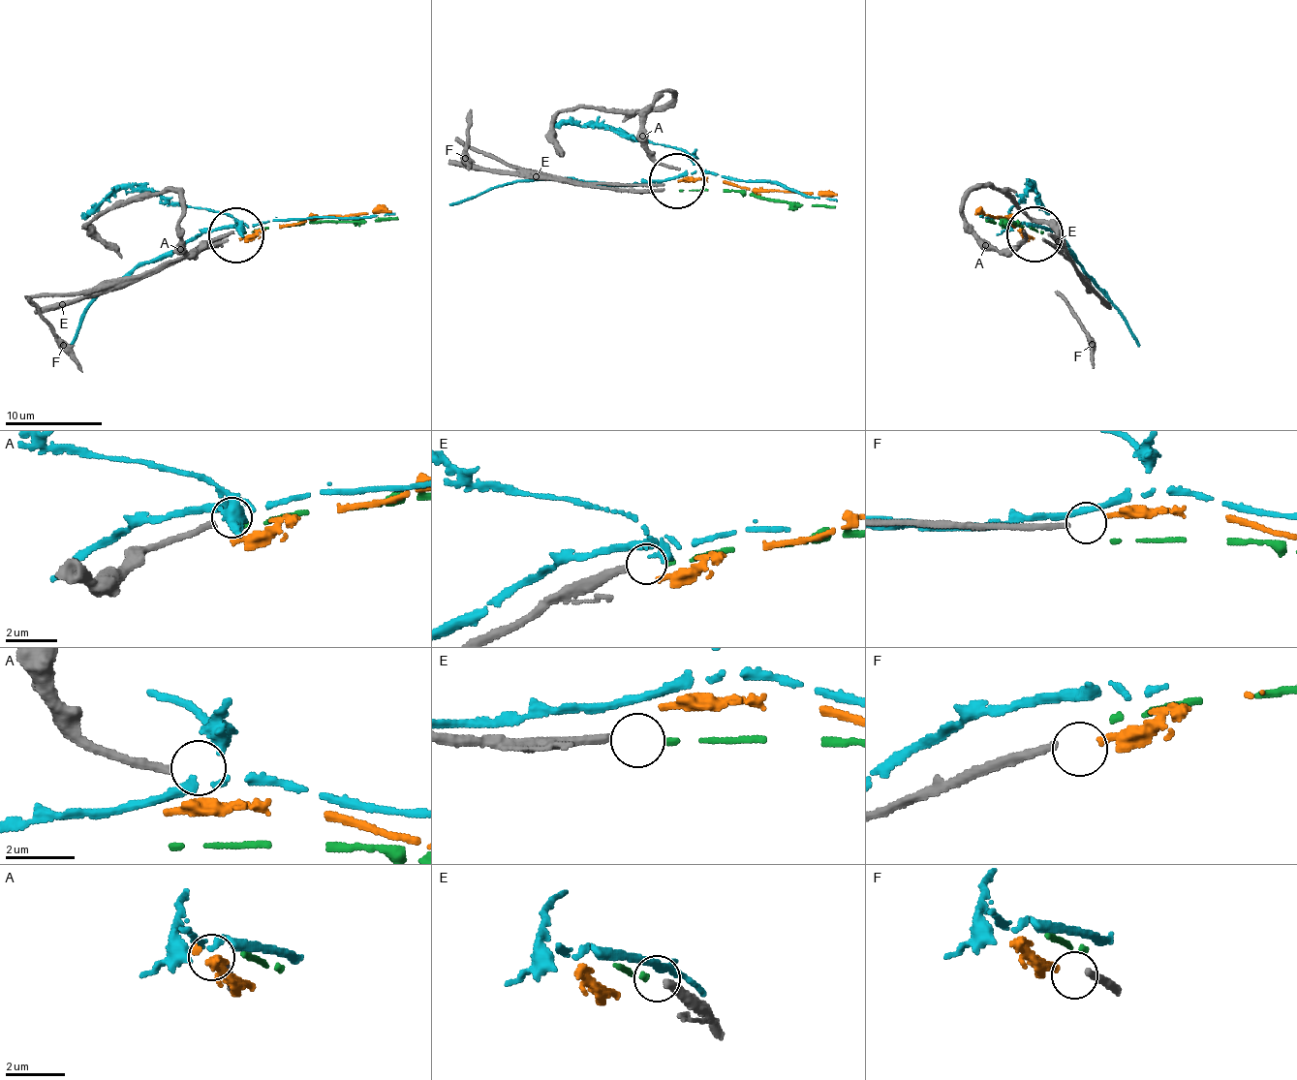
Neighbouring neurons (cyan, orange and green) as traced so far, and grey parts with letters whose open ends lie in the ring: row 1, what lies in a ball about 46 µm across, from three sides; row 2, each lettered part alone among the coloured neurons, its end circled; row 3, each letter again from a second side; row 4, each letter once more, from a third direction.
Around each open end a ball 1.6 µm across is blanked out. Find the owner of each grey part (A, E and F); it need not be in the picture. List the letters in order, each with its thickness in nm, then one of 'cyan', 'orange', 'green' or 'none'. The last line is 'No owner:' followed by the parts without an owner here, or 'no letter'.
A: calibre 240 nm; none
E: calibre 280 nm; none
F: calibre 240 nm; none
No owner: A, E, F

